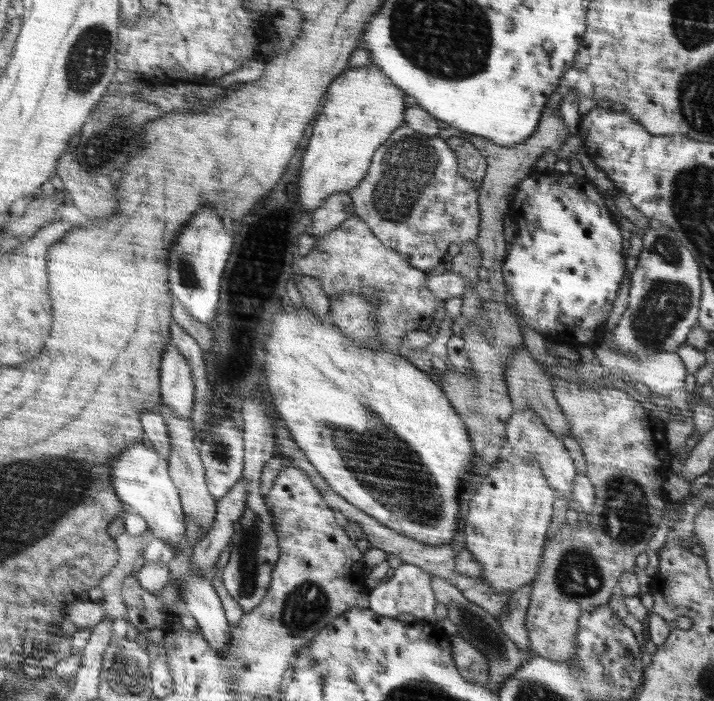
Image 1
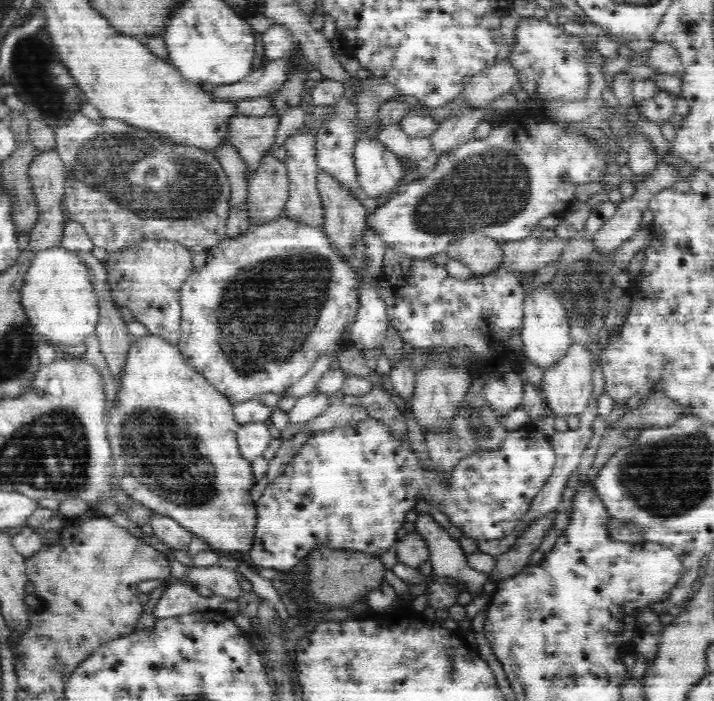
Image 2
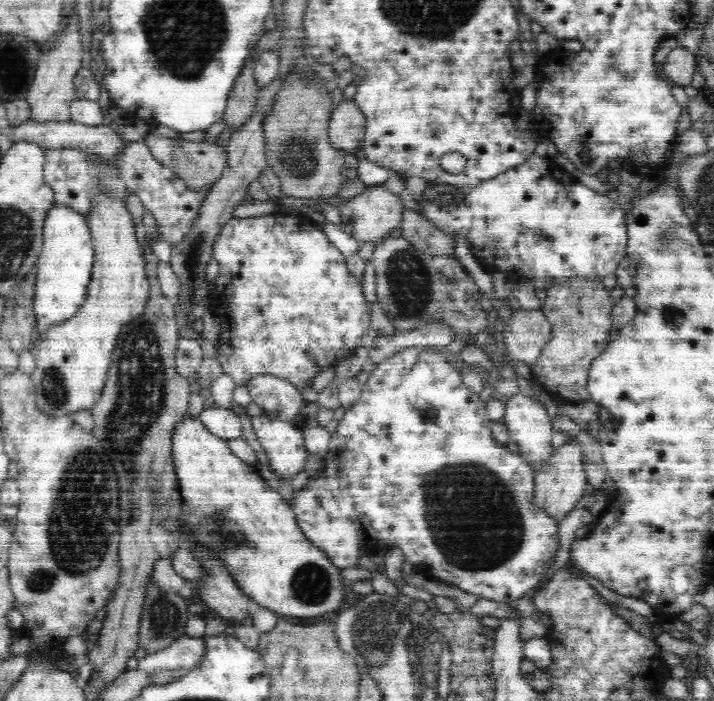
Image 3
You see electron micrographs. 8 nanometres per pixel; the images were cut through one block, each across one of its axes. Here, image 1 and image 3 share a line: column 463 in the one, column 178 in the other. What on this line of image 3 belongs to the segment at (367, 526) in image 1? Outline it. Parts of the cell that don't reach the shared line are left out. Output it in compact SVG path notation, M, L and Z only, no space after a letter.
M168 555L166 558L159 558L154 563L152 580L155 581L157 588L165 592L174 592L177 596L184 597L189 600L194 592L194 584L192 580L187 580L179 576L172 569L172 557Z

